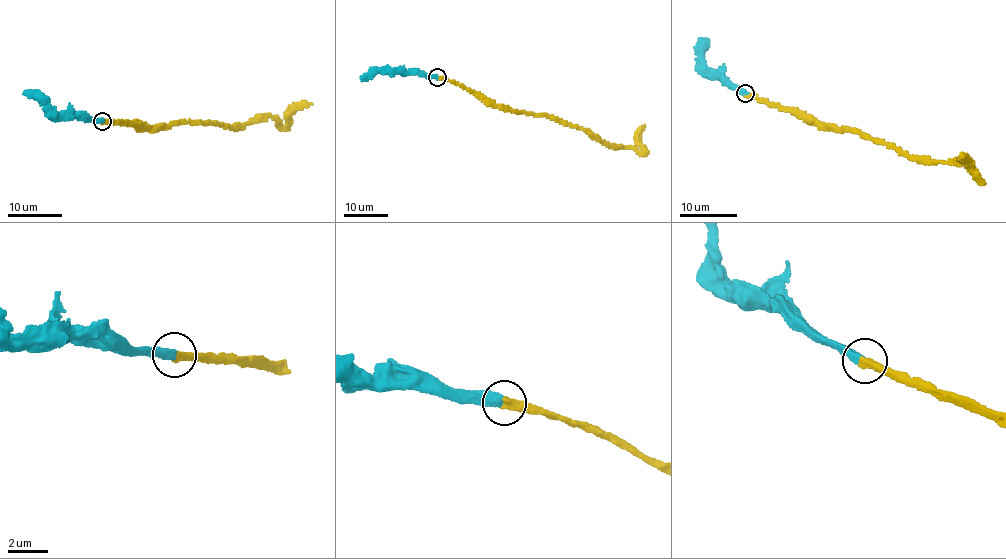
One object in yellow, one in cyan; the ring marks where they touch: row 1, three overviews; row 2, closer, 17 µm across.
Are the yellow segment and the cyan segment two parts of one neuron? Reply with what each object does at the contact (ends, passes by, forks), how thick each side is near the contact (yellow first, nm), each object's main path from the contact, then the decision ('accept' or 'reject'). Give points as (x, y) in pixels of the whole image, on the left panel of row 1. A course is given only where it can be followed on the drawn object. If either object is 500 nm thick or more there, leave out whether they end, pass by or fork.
yellow ends; cyan ends; calibres 460 and 480 nm; course yellow (102, 120), (140, 122), (147, 128), (199, 122), (236, 128), (273, 117), (283, 129), (292, 113), (312, 103); course cyan (102, 120), (56, 117), (41, 100), (24, 91); accept

